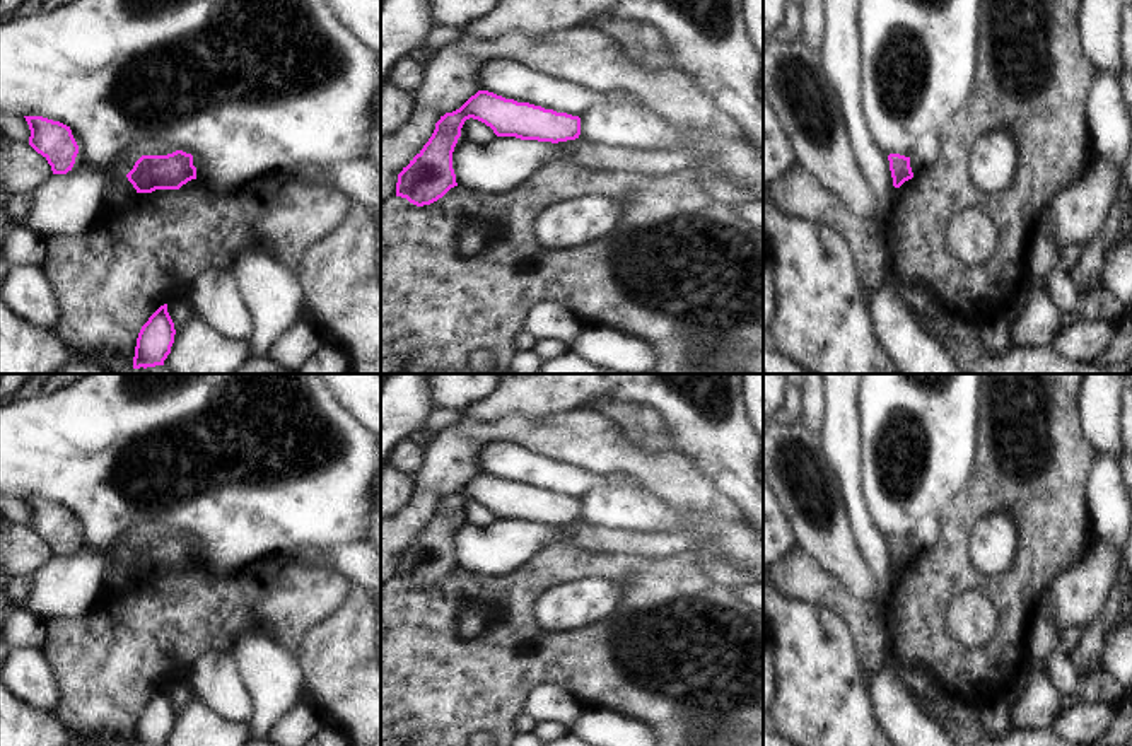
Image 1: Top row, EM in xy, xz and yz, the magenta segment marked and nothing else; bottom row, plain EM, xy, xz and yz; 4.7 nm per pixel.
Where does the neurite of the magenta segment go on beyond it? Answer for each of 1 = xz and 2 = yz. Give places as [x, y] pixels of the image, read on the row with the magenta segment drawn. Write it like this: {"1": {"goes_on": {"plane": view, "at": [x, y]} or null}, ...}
{"1": {"goes_on": null}, "2": {"goes_on": null}}

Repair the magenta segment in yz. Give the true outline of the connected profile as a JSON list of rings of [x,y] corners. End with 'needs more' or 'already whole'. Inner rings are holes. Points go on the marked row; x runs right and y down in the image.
[[[890,154],[888,160],[890,160],[890,171],[891,171],[895,188],[900,188],[905,181],[913,178],[910,167],[910,157],[900,154]]]; already whole

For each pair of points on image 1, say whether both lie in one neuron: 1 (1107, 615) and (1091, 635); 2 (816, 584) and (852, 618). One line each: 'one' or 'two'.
1: one
2: one

